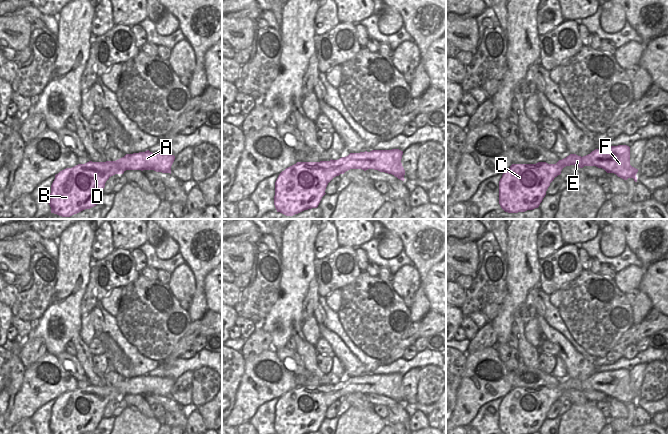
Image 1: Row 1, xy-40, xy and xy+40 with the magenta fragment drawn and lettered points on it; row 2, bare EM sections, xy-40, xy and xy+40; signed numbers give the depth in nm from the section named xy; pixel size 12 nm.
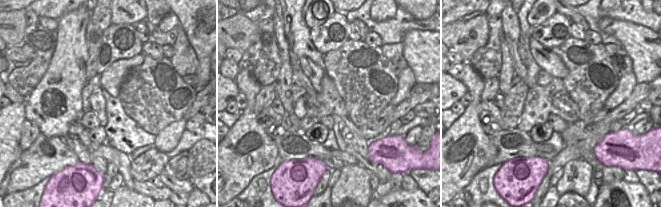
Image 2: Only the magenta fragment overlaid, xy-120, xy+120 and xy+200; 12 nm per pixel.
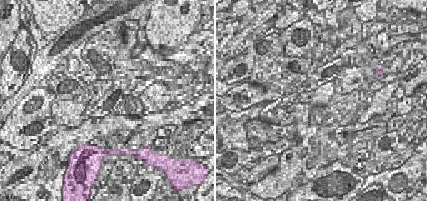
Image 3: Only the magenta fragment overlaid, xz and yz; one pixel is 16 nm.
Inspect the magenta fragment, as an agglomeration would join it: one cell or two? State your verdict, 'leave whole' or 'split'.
leave whole

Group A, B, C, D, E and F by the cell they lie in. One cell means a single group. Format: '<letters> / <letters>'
A B C D E F

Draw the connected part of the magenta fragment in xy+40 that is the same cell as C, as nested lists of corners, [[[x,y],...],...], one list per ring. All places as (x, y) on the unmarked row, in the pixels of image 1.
[[[627,369],[595,373],[586,380],[570,378],[556,388],[512,388],[499,405],[499,428],[503,434],[533,434],[538,432],[550,407],[564,391],[596,390],[637,406],[638,393],[630,389],[630,371]]]

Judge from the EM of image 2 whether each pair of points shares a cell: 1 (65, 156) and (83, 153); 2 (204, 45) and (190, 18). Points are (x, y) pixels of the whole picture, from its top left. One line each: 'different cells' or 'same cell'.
1: different cells
2: same cell

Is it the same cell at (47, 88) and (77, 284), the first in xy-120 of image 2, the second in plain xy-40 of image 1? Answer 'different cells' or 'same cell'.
same cell

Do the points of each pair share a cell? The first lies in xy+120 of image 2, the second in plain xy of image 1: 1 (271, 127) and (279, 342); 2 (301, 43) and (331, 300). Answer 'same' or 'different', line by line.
1: different
2: different

